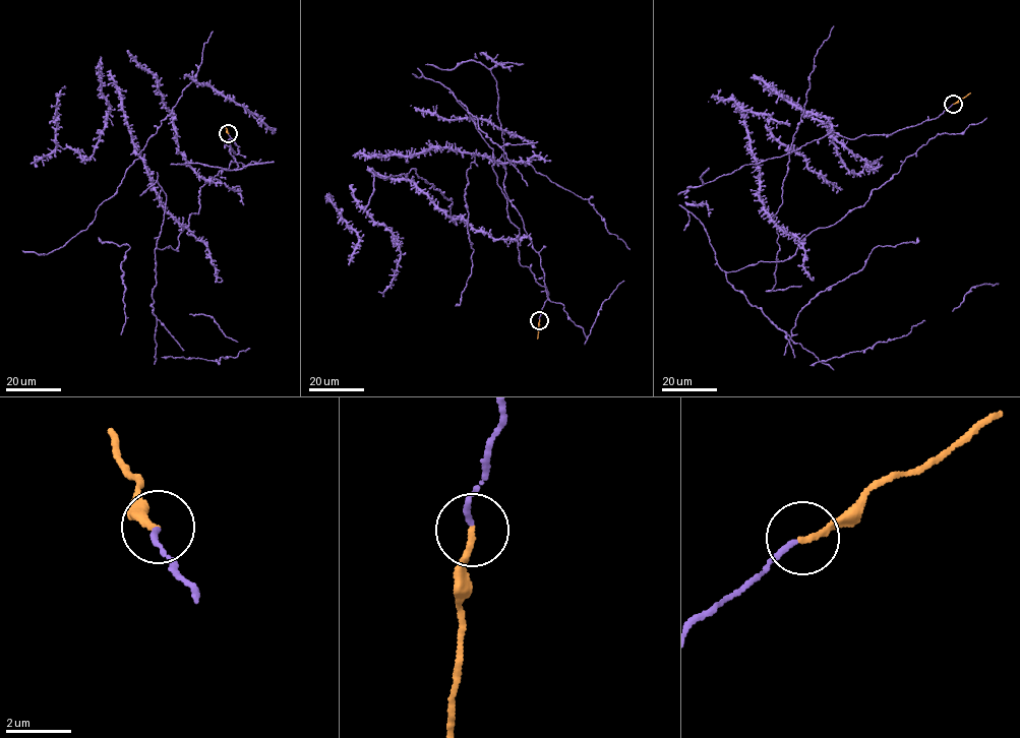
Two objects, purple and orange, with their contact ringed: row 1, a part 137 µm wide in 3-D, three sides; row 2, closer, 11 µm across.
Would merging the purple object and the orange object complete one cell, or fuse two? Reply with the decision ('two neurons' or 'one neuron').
one neuron

